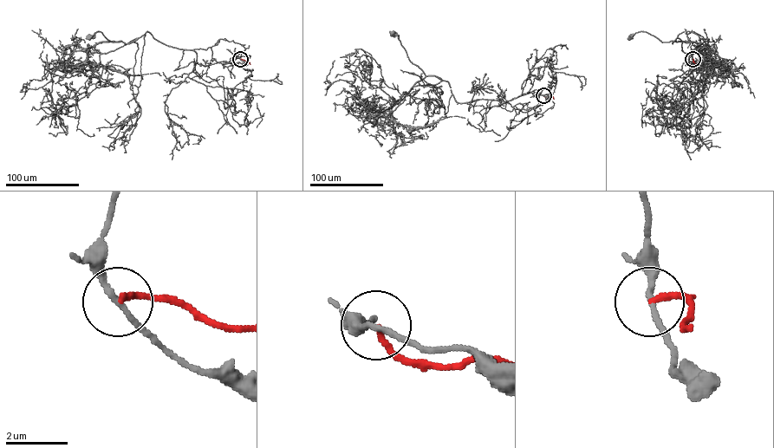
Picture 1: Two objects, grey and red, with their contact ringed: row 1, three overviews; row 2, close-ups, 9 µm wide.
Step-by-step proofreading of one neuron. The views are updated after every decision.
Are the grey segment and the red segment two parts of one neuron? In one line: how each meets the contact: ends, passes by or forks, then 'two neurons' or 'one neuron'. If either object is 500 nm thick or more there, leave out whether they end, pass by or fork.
grey passes by; red ends; two neurons

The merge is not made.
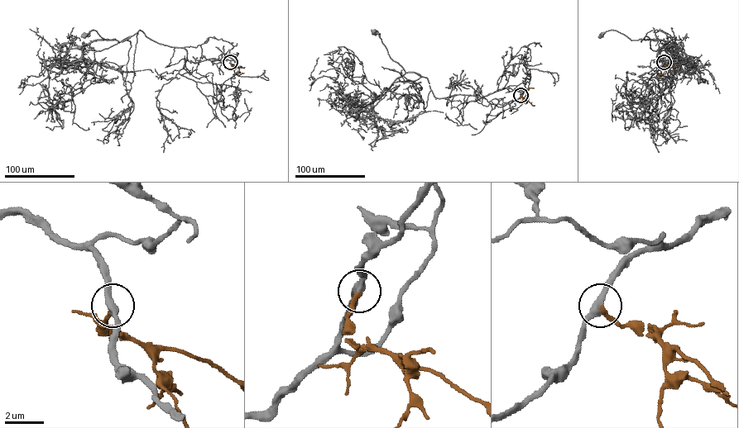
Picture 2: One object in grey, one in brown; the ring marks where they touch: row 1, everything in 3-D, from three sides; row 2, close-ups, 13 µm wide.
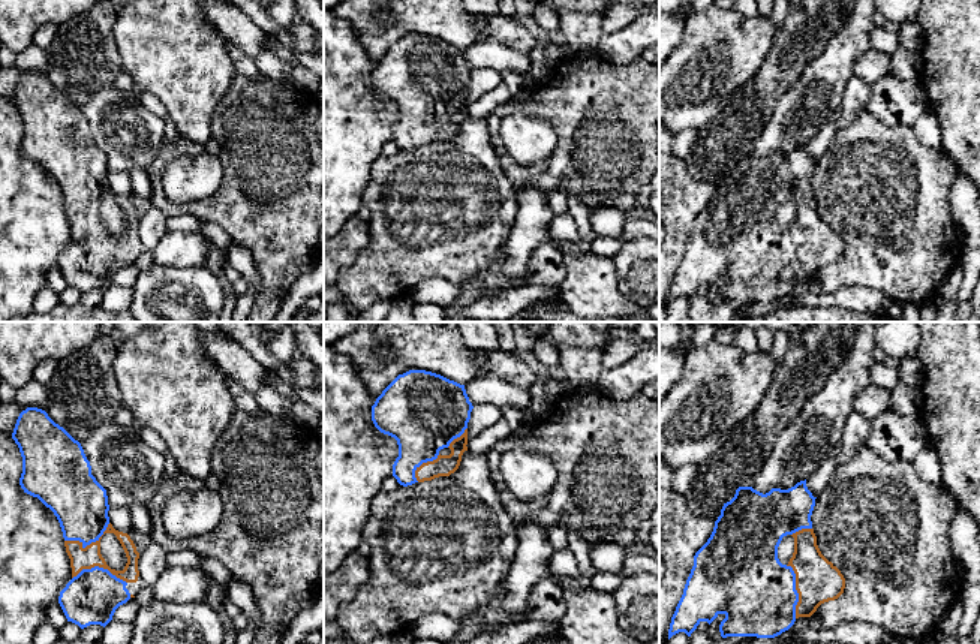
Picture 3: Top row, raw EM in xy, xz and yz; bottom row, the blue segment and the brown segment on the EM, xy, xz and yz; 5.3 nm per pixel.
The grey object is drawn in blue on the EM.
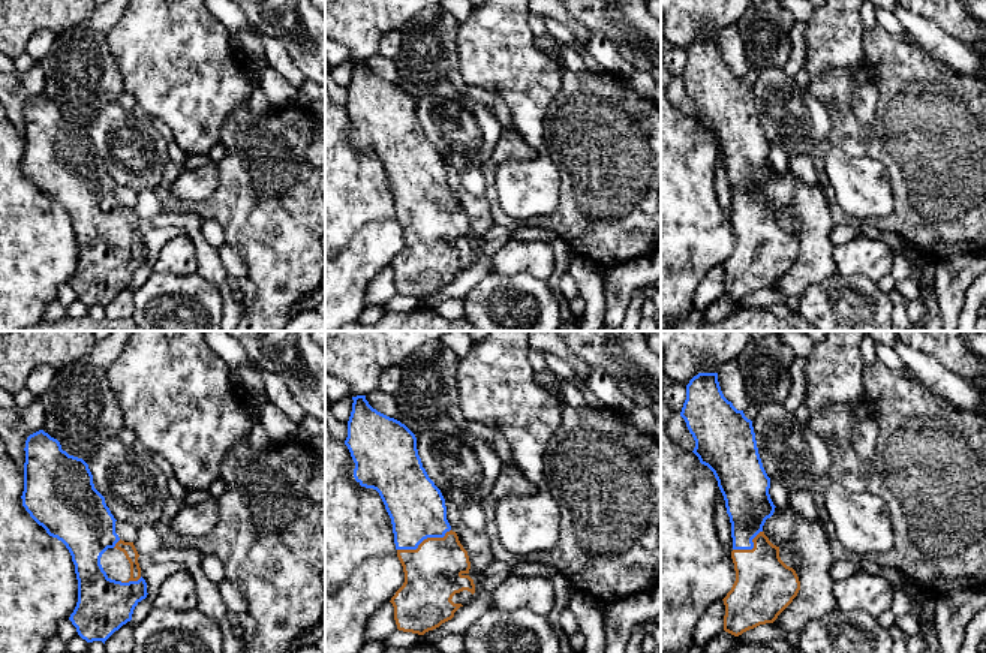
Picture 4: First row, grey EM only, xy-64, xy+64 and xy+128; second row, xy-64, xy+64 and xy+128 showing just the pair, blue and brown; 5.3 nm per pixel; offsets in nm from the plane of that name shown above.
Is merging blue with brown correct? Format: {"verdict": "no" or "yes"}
{"verdict": "yes"}

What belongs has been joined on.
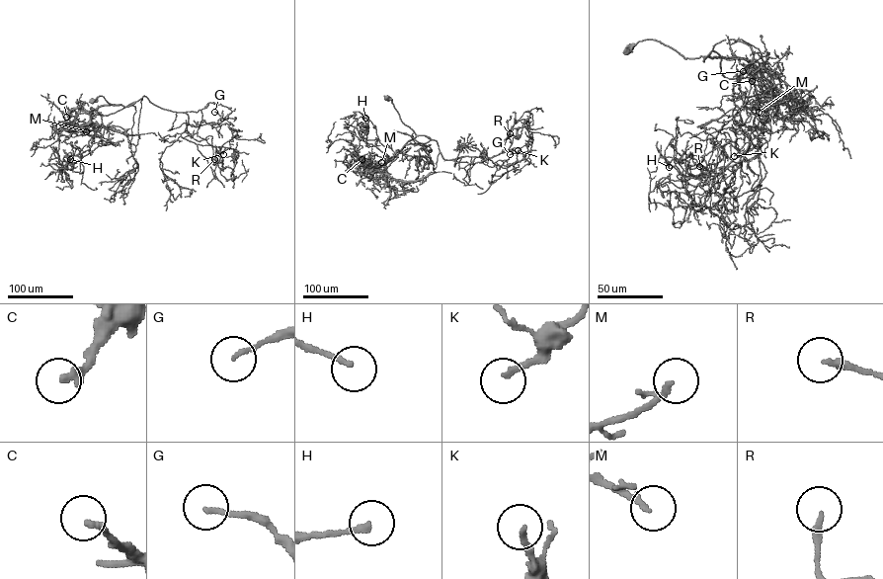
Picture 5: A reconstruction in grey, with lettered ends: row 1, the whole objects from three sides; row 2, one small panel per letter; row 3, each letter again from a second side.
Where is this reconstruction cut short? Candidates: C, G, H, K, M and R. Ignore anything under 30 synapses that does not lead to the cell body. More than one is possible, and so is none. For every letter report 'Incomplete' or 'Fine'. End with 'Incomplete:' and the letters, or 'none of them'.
C: Incomplete
G: Fine
H: Fine
K: Incomplete
M: Fine
R: Fine
Incomplete: C, K

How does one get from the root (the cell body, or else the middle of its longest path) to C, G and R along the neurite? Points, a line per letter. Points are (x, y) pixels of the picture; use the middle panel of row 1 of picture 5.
C: (386, 97), (392, 100), (401, 121), (416, 136), (382, 165), (361, 159)
G: (386, 97), (416, 135), (436, 141), (444, 159), (485, 156), (506, 168), (525, 155), (510, 154)
R: (386, 97), (402, 122), (435, 139), (445, 159), (482, 162), (475, 163), (505, 152), (521, 135), (510, 133)

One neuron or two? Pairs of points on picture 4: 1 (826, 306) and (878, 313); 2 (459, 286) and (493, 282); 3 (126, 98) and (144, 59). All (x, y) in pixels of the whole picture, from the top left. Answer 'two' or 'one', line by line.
1: one
2: two
3: two

